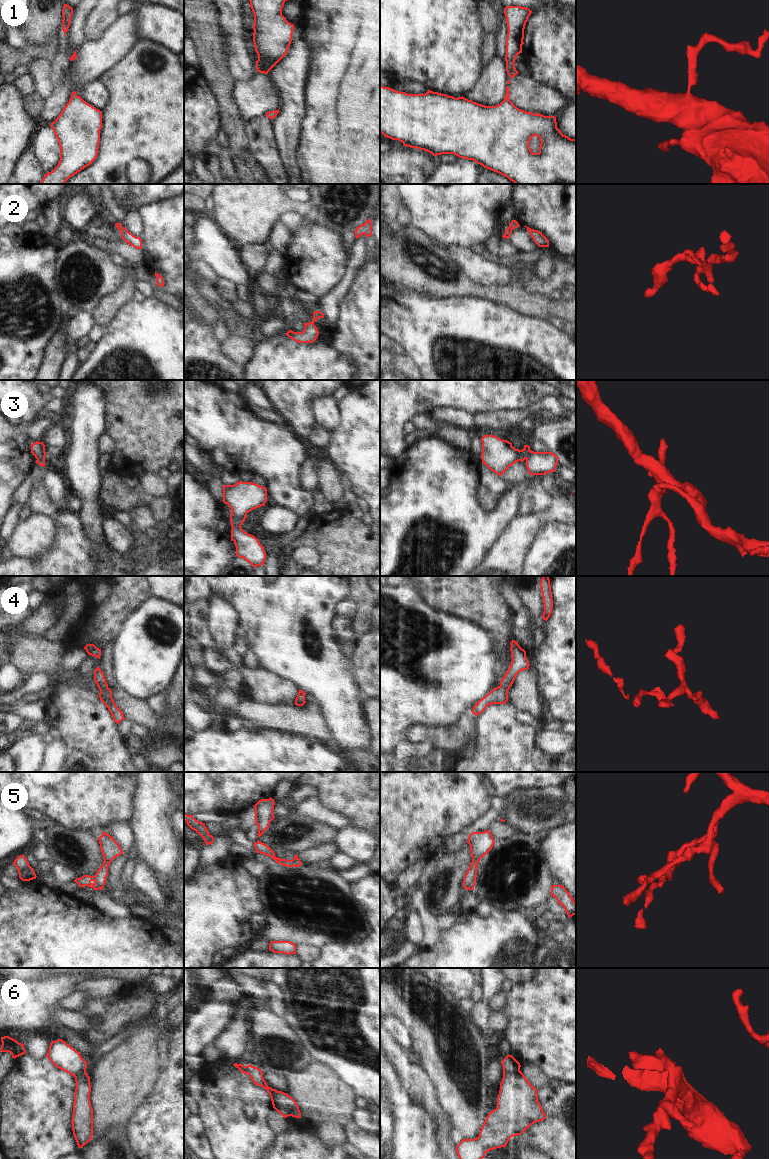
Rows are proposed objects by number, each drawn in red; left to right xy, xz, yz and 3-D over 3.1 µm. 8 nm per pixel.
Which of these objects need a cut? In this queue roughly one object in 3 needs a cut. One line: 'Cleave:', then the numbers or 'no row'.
Cleave: 3, 5, 6

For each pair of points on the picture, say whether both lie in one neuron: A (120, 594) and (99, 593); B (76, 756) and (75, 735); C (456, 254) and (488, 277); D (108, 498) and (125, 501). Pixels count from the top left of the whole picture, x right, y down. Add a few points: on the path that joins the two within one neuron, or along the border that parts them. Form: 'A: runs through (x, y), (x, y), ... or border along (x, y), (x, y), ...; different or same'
A: border along (108, 586), (109, 593), (100, 602), (94, 604); different
B: border along (72, 748), (86, 752), (94, 761); different
C: runs through (464, 258), (480, 269); same
D: runs through (112, 498), (121, 501); same

